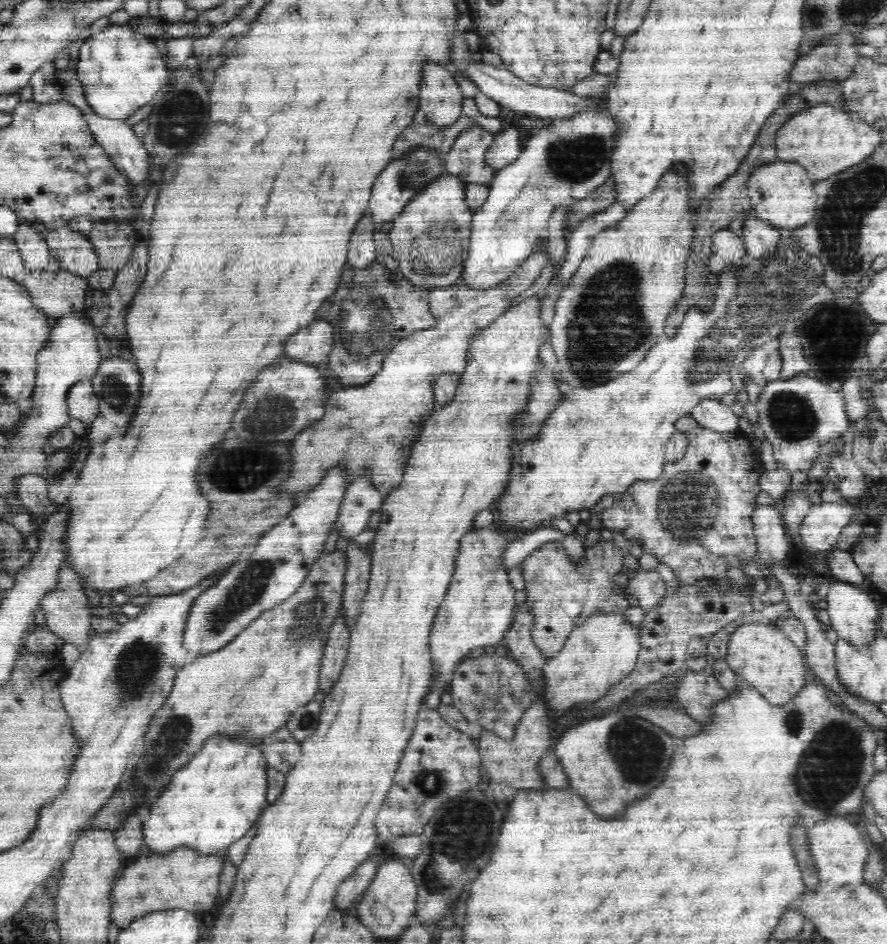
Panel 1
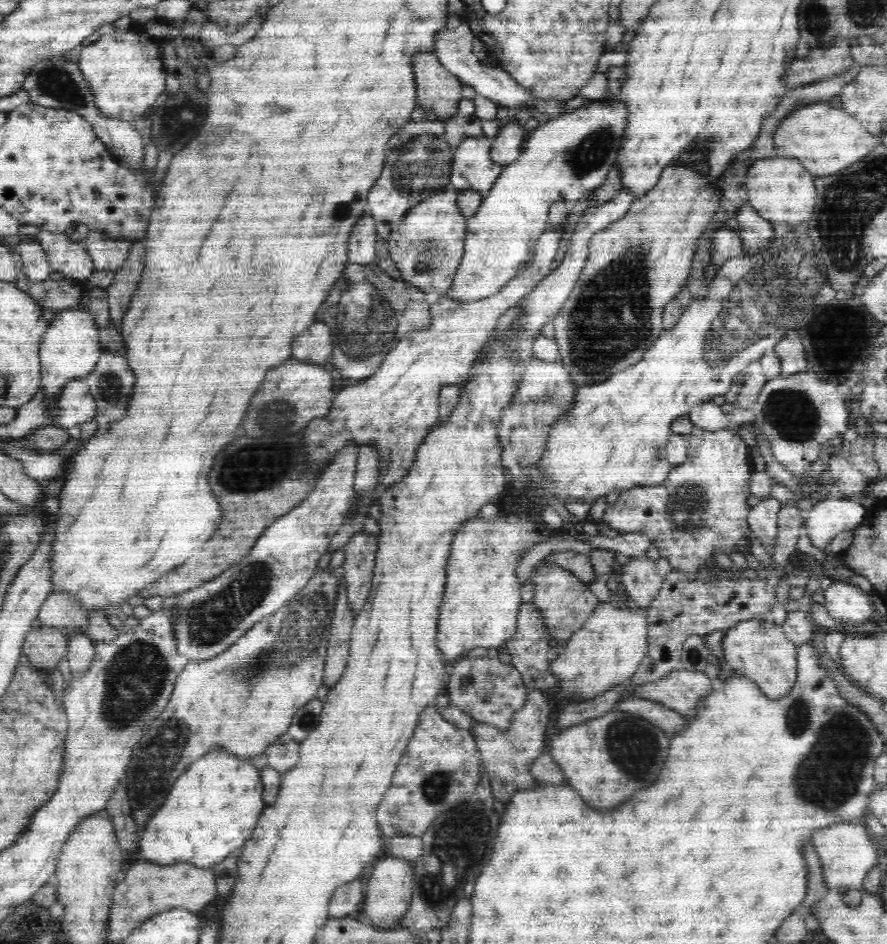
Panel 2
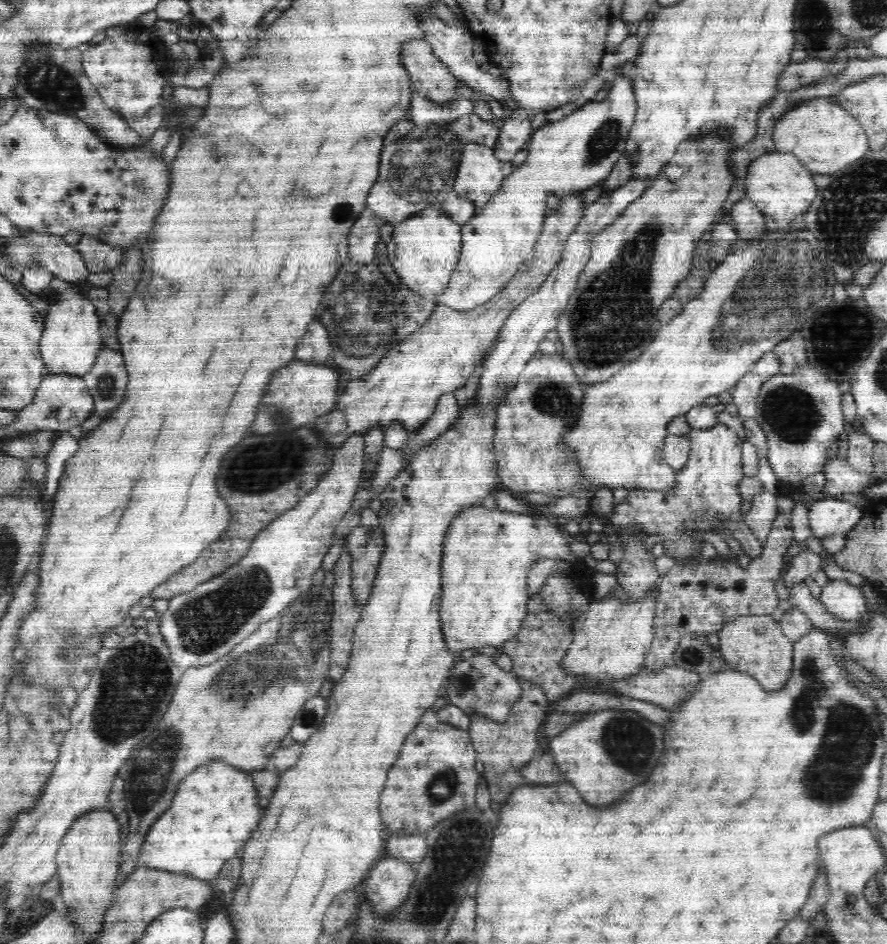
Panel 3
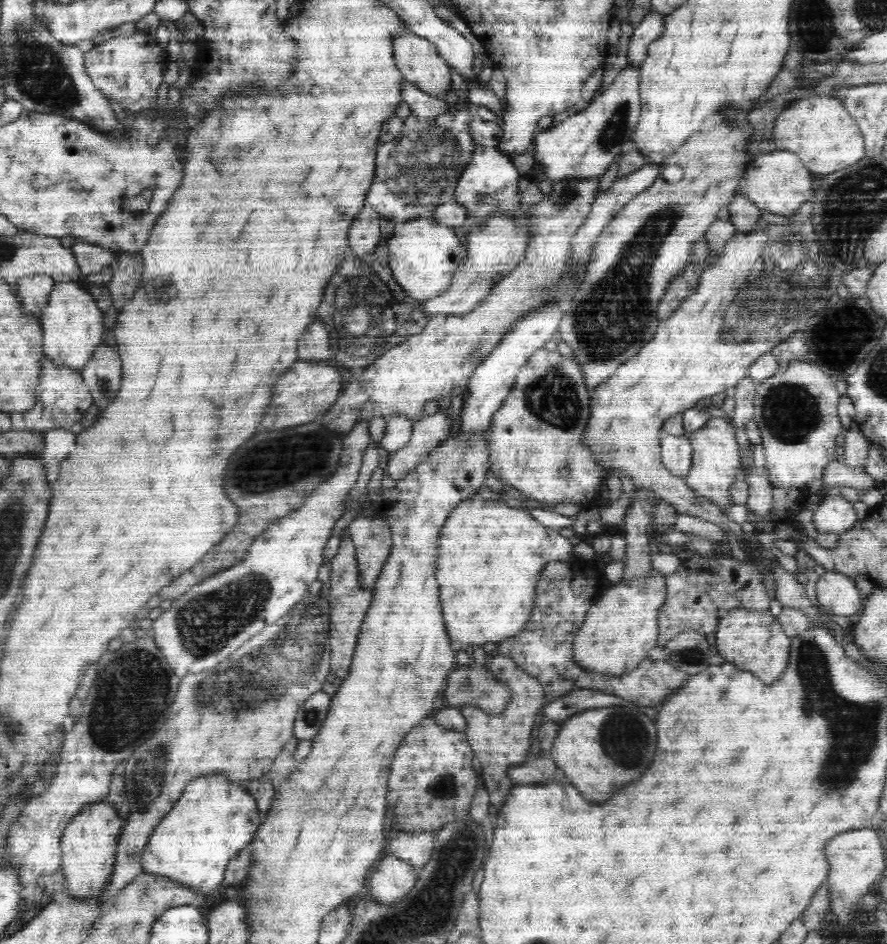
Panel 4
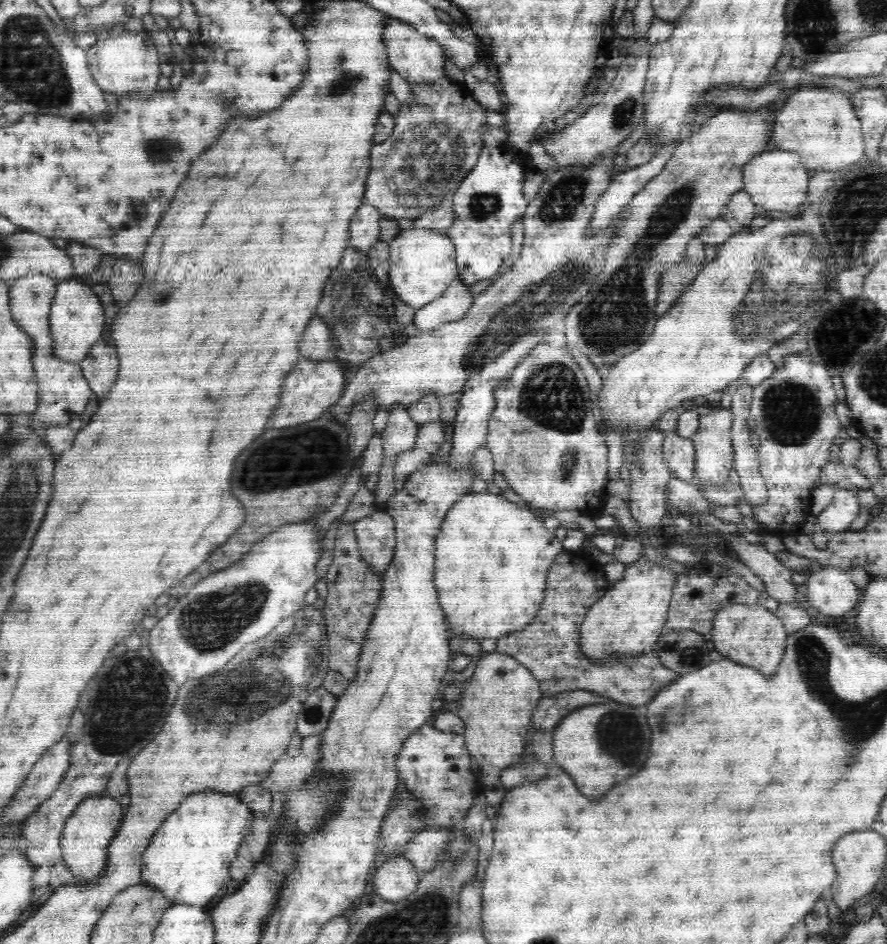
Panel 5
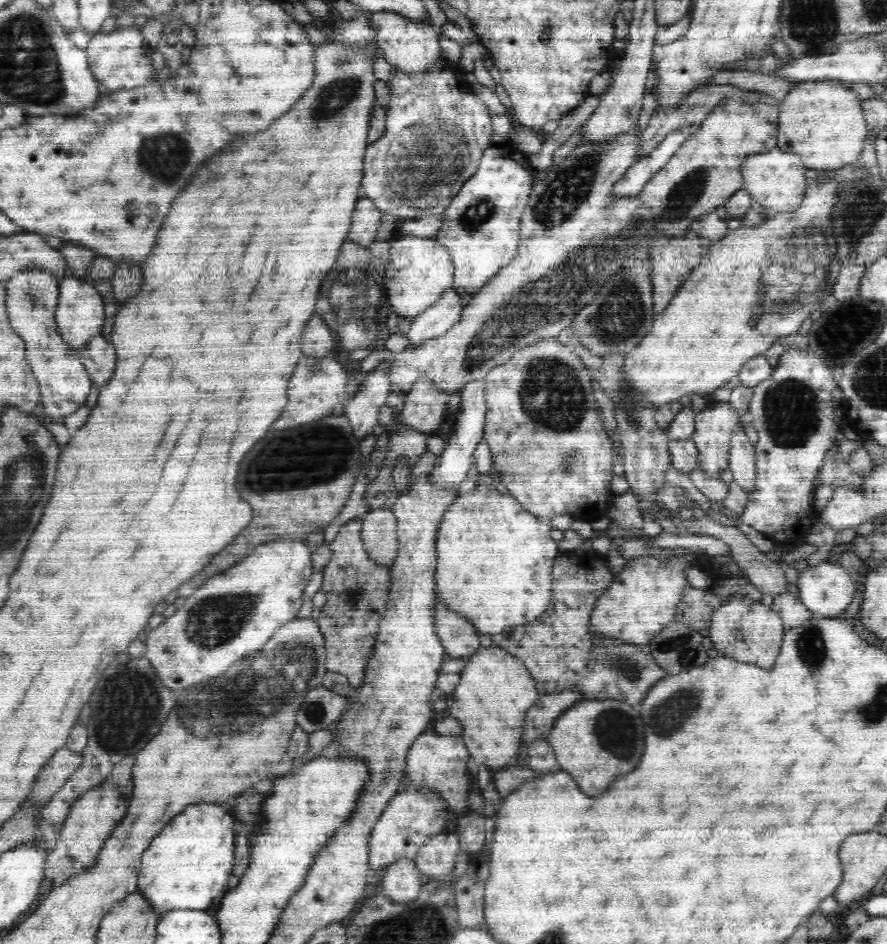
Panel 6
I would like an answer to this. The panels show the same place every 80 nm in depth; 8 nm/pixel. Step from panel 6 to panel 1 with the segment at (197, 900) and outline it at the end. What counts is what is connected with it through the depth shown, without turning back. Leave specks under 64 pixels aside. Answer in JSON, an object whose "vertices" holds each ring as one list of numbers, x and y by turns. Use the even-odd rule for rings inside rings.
{"vertices":[[224,736,210,738,204,748,172,776,170,786,165,786,151,805,150,818,143,824,144,852,167,853,179,845,189,845,197,850,214,851,232,846,244,838,248,830,258,820,262,808,267,805,266,762,258,746,248,746,244,742,230,742]]}

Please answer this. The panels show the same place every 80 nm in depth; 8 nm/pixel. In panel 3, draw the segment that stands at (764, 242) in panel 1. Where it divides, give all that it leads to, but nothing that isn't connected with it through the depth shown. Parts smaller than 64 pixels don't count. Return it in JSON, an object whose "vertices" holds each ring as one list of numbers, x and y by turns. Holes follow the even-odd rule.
{"vertices":[[740,199,736,202,730,210,730,216,732,216,732,225,737,230,740,241,749,241,750,239,761,237,764,233,768,233,765,229,764,213,750,199]]}

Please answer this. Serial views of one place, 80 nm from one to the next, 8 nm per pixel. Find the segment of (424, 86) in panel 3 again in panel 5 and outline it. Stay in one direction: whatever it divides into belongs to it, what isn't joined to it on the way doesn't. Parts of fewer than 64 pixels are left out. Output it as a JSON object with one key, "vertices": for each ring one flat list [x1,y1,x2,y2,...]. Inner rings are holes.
{"vertices":[[388,16,384,40,387,48,390,48,390,66,394,67,394,71,400,73,406,81,432,87,446,77,447,61,442,53,442,45,434,38,422,36,422,33,418,33,418,30,411,28,410,25]]}

